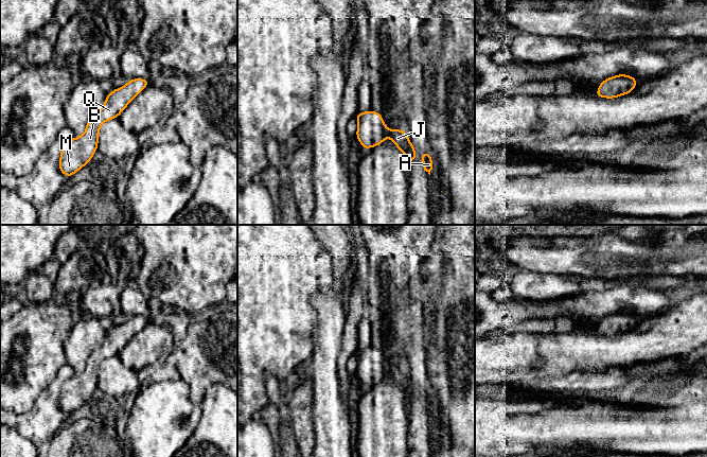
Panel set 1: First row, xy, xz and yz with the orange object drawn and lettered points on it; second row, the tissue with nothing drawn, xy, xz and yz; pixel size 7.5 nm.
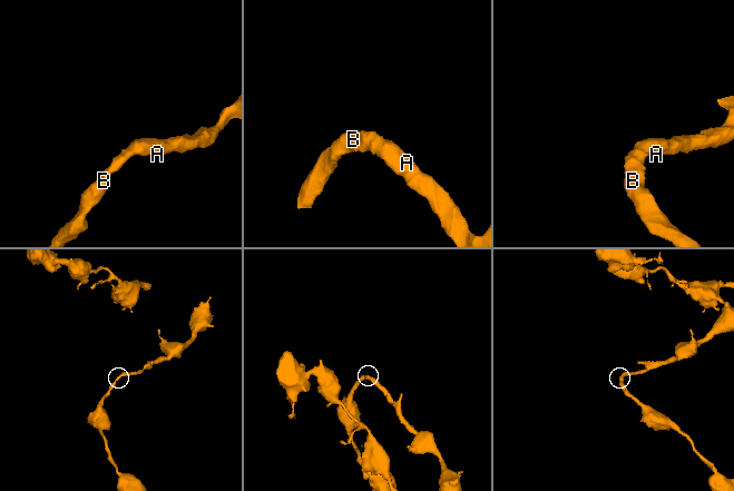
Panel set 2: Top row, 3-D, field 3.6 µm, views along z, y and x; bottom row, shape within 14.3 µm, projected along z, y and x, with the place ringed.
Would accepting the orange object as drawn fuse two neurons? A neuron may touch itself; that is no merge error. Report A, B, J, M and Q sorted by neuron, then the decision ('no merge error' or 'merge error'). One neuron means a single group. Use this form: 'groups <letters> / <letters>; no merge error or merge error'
groups A B J M Q; no merge error

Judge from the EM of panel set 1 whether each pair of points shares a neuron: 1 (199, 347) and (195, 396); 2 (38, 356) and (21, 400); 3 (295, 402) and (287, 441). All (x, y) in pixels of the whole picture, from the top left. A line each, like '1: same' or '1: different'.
1: same
2: same
3: different

